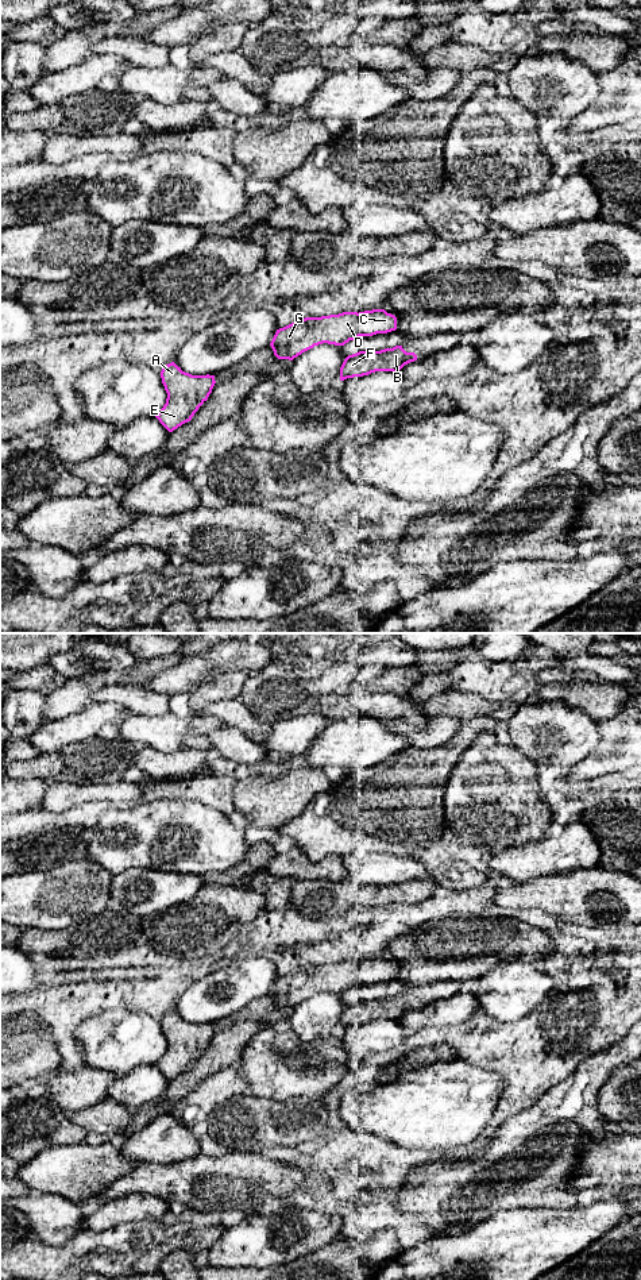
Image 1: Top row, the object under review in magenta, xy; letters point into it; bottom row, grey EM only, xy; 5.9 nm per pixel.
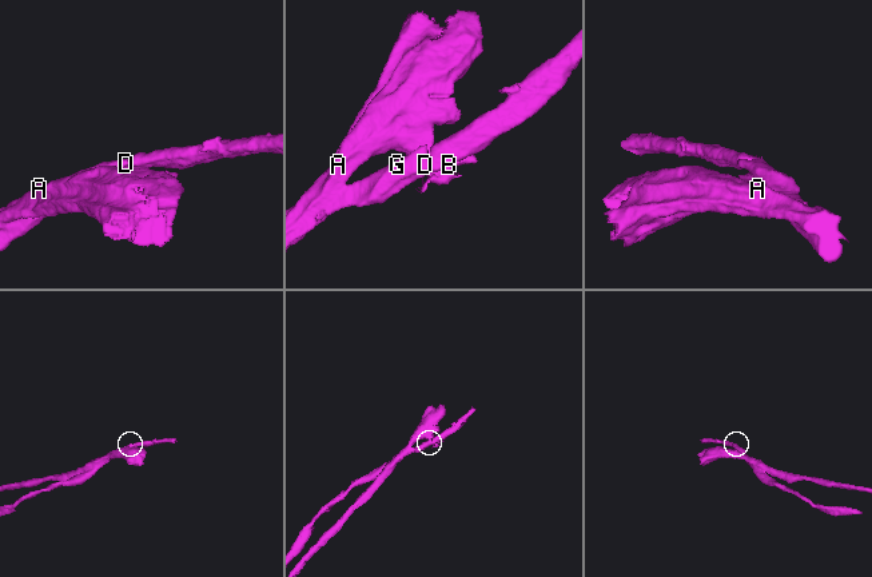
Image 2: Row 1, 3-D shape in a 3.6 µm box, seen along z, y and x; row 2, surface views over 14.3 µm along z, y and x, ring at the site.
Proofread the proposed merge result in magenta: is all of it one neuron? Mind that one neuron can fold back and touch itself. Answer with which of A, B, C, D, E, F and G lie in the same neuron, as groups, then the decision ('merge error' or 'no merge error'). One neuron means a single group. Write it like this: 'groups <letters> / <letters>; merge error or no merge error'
groups A B E F / C D G; merge error

